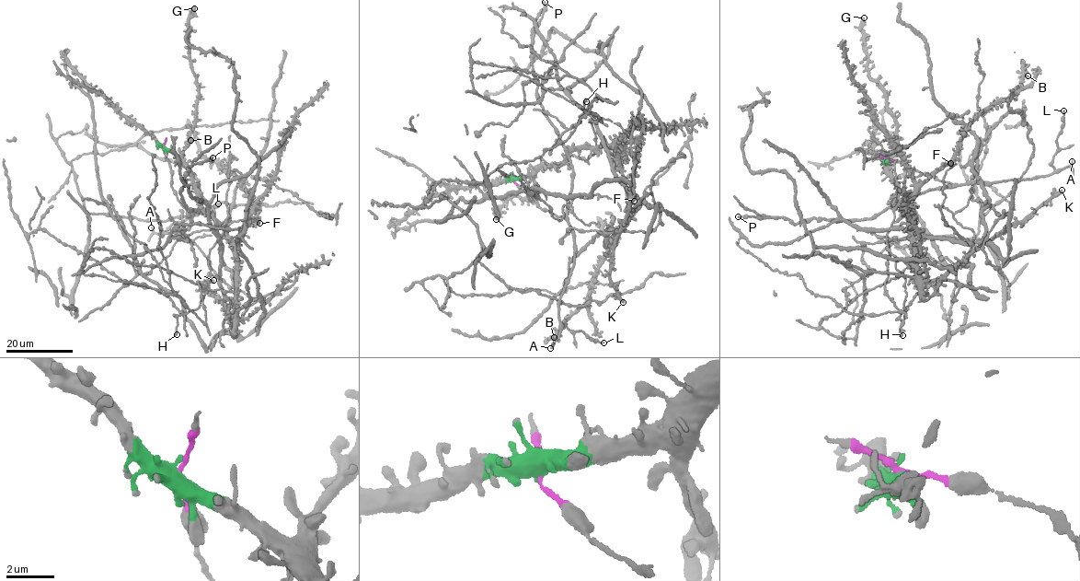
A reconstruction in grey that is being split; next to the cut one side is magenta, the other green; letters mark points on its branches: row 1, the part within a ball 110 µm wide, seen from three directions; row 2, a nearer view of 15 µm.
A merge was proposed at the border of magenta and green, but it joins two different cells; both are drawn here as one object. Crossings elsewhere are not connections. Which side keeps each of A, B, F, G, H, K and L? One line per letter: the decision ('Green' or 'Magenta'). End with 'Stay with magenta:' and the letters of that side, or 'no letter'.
A: Magenta
B: Green
F: Green
G: Green
H: Green
K: Green
L: Magenta
Stay with magenta: A, L

